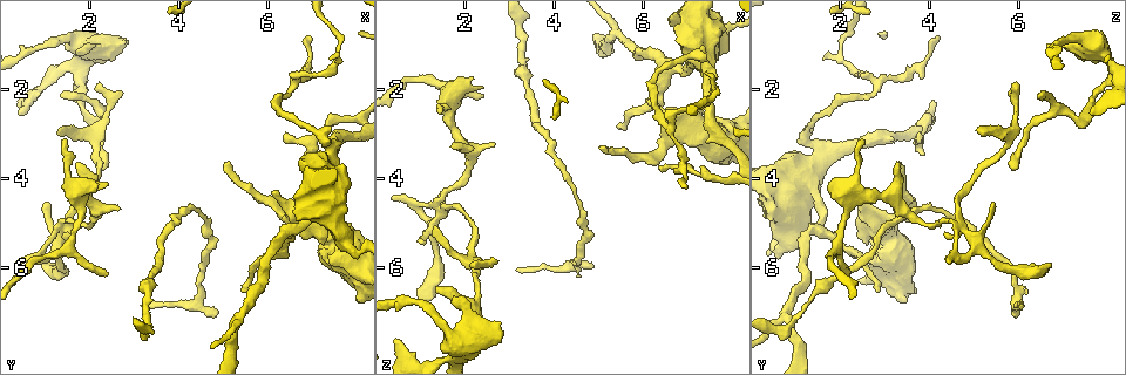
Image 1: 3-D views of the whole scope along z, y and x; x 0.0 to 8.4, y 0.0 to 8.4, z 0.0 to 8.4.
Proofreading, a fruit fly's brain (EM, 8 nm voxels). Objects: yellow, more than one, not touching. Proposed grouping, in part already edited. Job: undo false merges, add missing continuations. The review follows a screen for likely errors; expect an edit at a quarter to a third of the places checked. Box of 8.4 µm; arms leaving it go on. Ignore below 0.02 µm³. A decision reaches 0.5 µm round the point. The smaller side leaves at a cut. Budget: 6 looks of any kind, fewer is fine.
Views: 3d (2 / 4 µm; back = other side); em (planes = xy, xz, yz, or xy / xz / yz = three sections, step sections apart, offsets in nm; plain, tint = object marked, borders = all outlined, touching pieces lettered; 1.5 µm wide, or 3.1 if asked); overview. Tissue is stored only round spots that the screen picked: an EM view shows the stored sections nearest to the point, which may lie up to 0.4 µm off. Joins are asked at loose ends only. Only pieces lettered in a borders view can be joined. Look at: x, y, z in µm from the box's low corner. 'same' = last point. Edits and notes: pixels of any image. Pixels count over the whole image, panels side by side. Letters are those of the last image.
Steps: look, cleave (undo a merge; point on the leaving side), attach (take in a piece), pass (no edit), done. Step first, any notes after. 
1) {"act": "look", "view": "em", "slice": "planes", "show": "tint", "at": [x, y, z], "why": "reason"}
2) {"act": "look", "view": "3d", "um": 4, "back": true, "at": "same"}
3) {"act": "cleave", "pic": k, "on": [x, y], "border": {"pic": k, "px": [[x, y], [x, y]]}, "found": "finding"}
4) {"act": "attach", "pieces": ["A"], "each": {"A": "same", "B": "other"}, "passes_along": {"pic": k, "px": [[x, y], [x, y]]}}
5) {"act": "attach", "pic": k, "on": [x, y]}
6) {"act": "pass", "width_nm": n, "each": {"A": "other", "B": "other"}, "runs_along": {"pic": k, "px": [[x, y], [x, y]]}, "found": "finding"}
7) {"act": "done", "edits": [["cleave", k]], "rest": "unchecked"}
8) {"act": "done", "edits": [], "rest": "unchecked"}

{"act": "look", "view": "em", "slice": "planes", "show": "borders", "at": [3.20, 6.85, 6.05]}

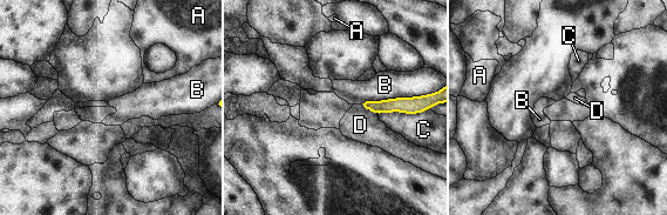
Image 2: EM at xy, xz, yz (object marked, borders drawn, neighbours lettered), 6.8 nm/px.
{"act": "pass", "each": {"A": "other", "B": "other", "C": "other", "D": "other"}, "runs_along": {"pic": 2, "px": [[439, 99], [417, 105], [367, 105]]}, "found": "none of them fits"}

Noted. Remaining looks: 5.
{"act": "look", "view": "3d", "um": 2, "back": true, "at": [1.35, 2.20, 6.50], "why": "an open end"}

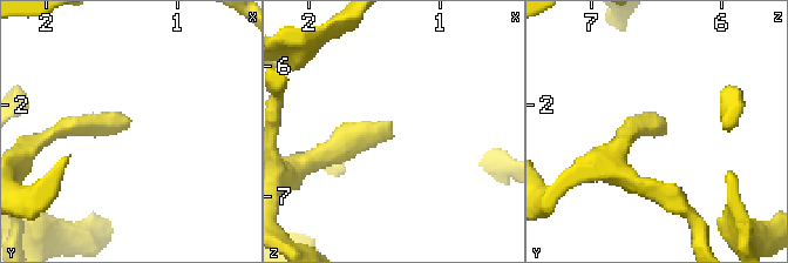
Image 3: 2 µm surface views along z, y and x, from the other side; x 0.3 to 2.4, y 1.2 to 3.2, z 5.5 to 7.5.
{"act": "look", "view": "em", "slice": "xy", "step": 8, "show": "borders", "at": [1.36, 2.16, 6.44], "why": "shape alone is not enough"}

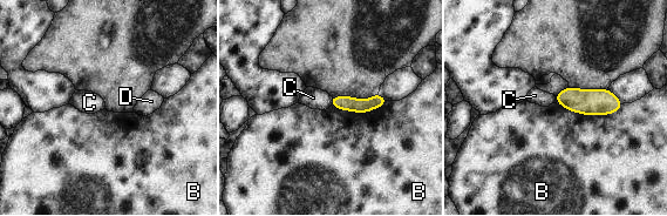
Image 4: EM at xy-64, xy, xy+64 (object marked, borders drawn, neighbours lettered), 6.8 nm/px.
{"act": "look", "view": "em", "slice": "planes", "show": "borders", "at": "same"}

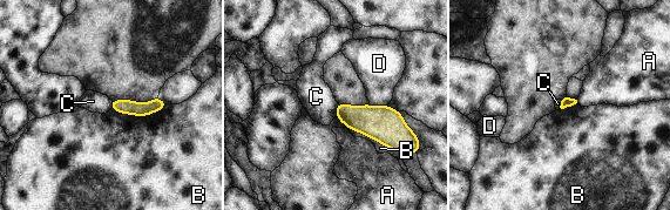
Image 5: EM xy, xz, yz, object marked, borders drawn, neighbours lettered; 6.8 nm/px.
{"act": "pass", "each": {"A": "other", "B": "other", "C": "other", "D": "other"}, "runs_along": {"pic": 5, "px": [[113, 103], [128, 107], [162, 104]]}, "found": "none of them fits"}

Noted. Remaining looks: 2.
{"act": "look", "view": "em", "slice": "xz", "step": 4, "show": "borders", "at": [2.25, 3.75, 5.95], "why": "branch stops here"}

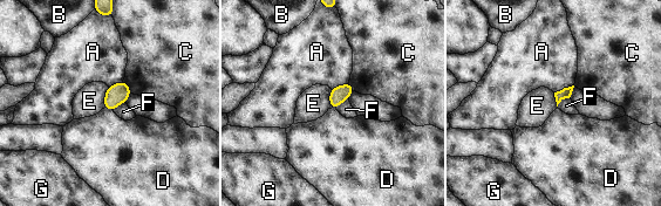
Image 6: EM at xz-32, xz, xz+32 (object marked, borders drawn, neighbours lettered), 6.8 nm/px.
{"act": "look", "view": "em", "slice": "planes", "show": "borders", "at": "same", "why": "another direction"}

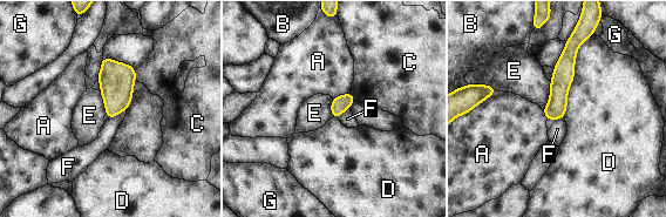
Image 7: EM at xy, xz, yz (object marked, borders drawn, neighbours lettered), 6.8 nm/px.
{"act": "pass", "each": {"A": "other", "B": "other", "C": "other", "D": "other", "E": "other", "F": "other", "G": "other"}, "runs_along": {"pic": 7, "px": [[572, 43], [557, 104], [549, 116]]}, "found": "none of them fits"}

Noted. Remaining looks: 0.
{"act": "done", "edits": [], "rest": "unchecked"}

